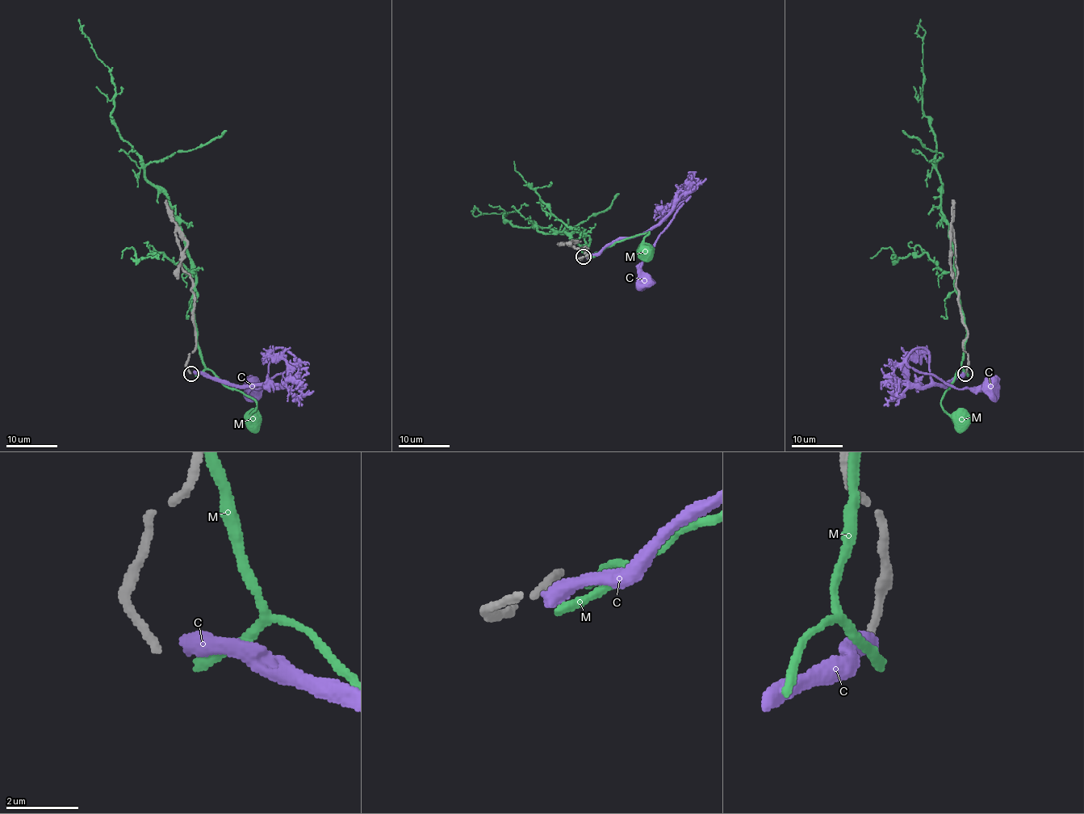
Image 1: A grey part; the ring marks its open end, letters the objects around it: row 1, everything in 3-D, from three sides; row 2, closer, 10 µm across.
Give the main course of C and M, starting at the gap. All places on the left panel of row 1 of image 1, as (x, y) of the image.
C: (194, 372), (205, 372), (227, 383), (278, 387), (298, 363), (277, 374), (261, 389), (249, 389), (250, 387)
M: (196, 375), (210, 370), (227, 387), (242, 392), (255, 402), (257, 407), (251, 413), (255, 417), (253, 417)

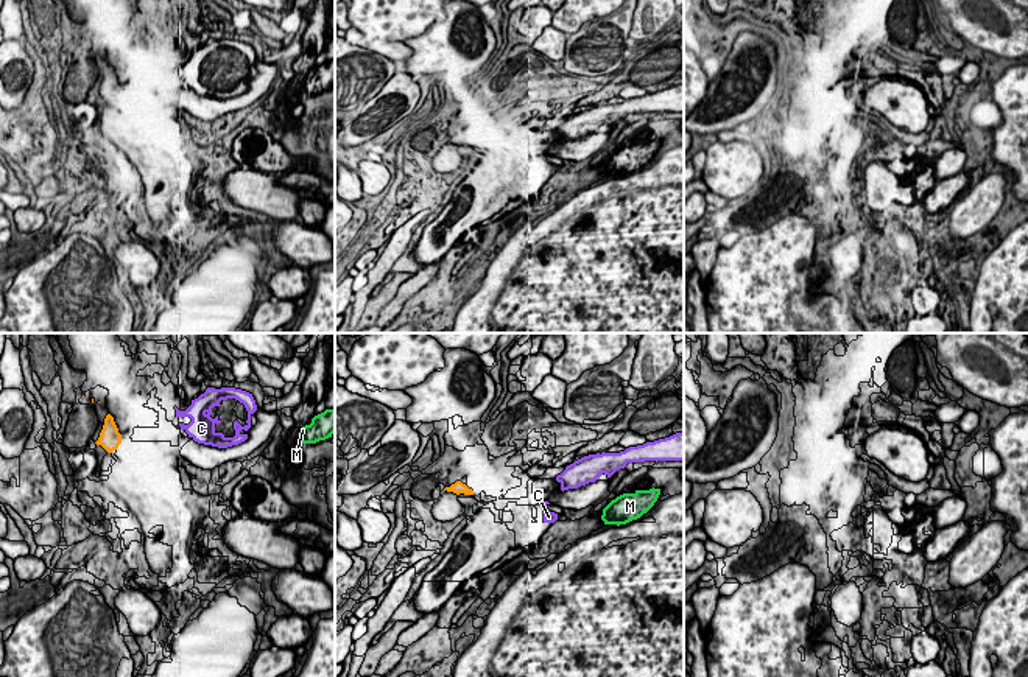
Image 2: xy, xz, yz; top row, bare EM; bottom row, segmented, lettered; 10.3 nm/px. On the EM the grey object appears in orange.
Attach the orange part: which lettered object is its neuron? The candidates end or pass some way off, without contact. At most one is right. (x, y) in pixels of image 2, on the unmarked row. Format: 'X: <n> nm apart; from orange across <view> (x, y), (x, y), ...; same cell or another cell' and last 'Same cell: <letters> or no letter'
C: 600 nm apart; from orange across xy (120, 86), (176, 67); another cell
M: 1350 nm apart; from orange across xz (472, 145), (602, 167); another cell
Same cell: no letter

